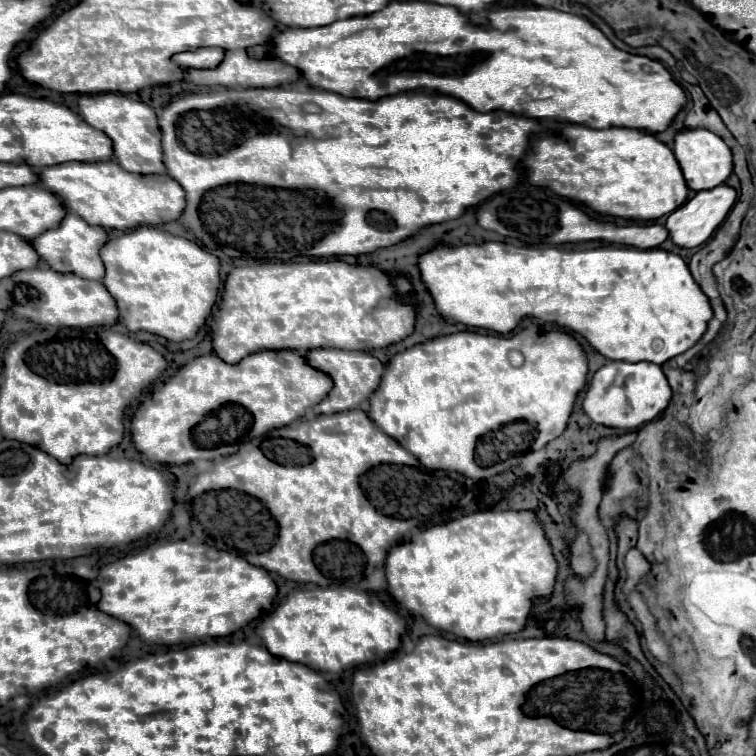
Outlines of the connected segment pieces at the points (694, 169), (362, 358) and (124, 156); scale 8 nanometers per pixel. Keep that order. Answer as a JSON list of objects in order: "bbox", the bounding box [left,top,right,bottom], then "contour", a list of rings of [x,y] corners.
[{"bbox":[673,130,733,190],"contour":[[[683,130],[675,136],[673,152],[677,162],[681,164],[683,176],[691,190],[711,190],[723,184],[733,172],[733,154],[731,148],[713,132],[709,130]]]},{"bbox":[305,348,383,414],"contour":[[[315,348],[305,358],[311,366],[319,368],[321,372],[327,372],[335,382],[333,390],[325,396],[325,400],[313,408],[315,414],[335,414],[335,412],[359,408],[375,392],[375,388],[379,386],[381,374],[383,374],[383,364],[367,352],[351,352],[351,350],[337,350],[337,348]]]},{"bbox":[79,94,165,174],"contour":[[[93,94],[79,98],[81,116],[93,128],[105,132],[113,140],[113,150],[117,162],[127,172],[137,174],[165,174],[163,164],[163,150],[161,150],[161,130],[157,124],[155,110],[141,102],[121,94]]]}]

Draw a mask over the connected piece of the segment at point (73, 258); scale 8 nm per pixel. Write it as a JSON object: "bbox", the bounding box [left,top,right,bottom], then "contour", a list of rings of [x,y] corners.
{"bbox":[31,212,107,280],"contour":[[[69,212],[65,216],[65,220],[61,222],[59,228],[47,230],[41,236],[37,236],[35,240],[31,240],[39,258],[43,262],[47,262],[49,268],[55,268],[57,272],[73,272],[73,274],[89,278],[89,280],[103,280],[103,276],[105,276],[105,268],[99,258],[99,250],[103,248],[105,242],[107,242],[105,228],[89,226],[81,216],[77,216],[73,212]]]}

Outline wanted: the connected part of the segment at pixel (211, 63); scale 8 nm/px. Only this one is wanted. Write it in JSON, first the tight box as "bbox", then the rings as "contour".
{"bbox":[173,48,223,68],"contour":[[[197,48],[173,56],[173,62],[177,62],[181,68],[215,68],[221,60],[223,60],[221,48]]]}

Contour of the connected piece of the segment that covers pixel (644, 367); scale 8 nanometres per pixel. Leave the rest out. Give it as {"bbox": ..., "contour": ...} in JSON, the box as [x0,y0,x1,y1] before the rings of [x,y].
{"bbox":[583,362,673,432],"contour":[[[607,362],[595,372],[583,400],[583,410],[601,426],[635,432],[653,422],[669,406],[671,396],[673,392],[661,366],[651,362]]]}

